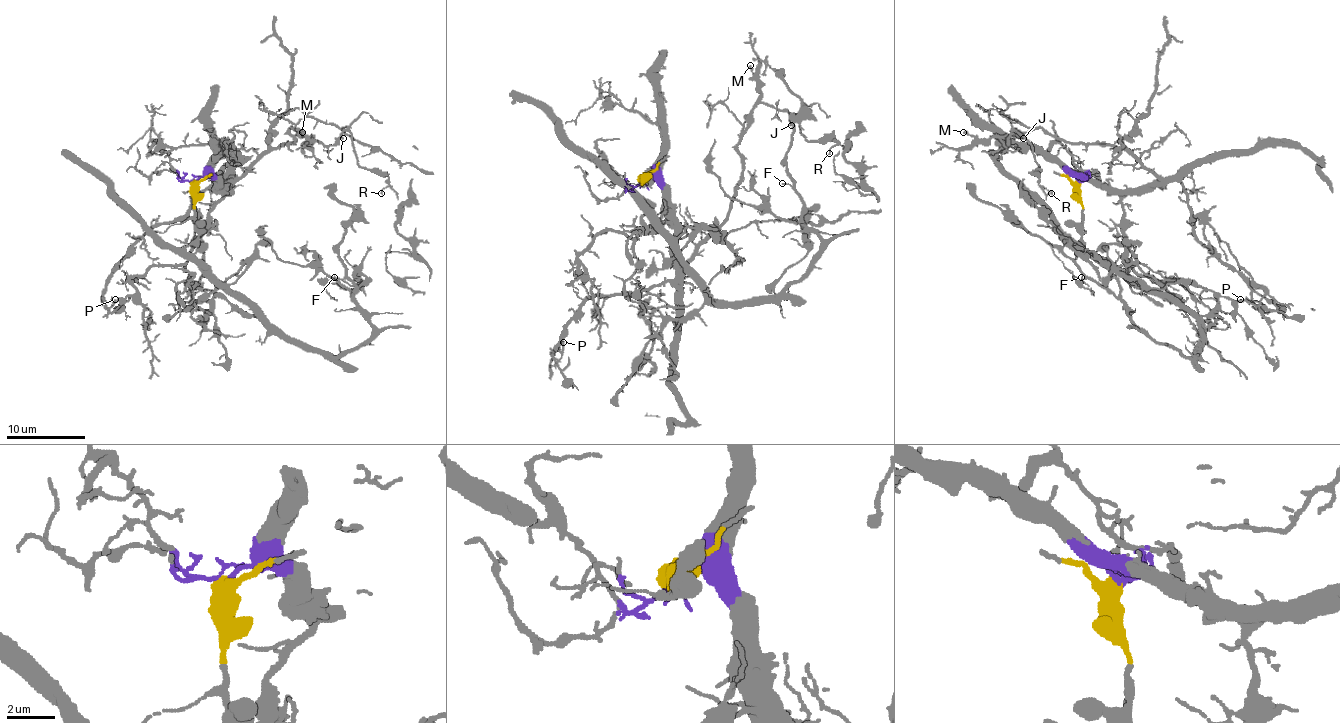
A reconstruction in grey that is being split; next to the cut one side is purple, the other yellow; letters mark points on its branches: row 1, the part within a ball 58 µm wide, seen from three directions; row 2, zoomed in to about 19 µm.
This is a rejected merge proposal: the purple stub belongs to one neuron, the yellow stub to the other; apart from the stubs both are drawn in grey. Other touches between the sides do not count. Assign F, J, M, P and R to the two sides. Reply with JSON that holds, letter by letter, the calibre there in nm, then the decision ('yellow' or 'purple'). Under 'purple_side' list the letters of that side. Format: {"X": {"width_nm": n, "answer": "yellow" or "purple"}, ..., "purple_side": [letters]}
{"F": {"width_nm": 110, "answer": "yellow"}, "J": {"width_nm": 140, "answer": "purple"}, "M": {"width_nm": 200, "answer": "purple"}, "P": {"width_nm": 110, "answer": "purple"}, "R": {"width_nm": 140, "answer": "purple"}, "purple_side": ["J", "M", "P", "R"]}

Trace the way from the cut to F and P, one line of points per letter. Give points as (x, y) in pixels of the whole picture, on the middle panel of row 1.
F: (642, 181), (642, 210), (687, 273), (734, 302), (783, 292), (819, 249), (803, 200), (781, 183)
P: (642, 181), (658, 185), (676, 228), (672, 281), (593, 294), (566, 326), (556, 359), (564, 341)

